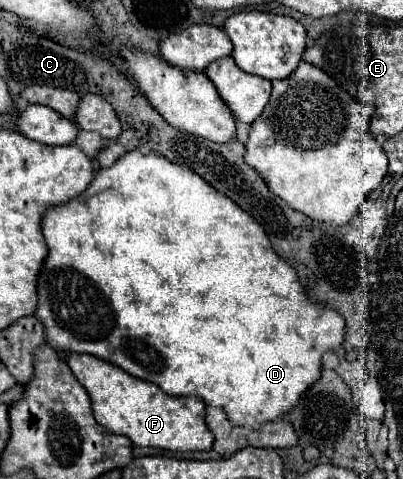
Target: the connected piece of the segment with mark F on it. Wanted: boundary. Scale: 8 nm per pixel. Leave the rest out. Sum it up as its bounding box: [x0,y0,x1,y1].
[68,353,214,451]

